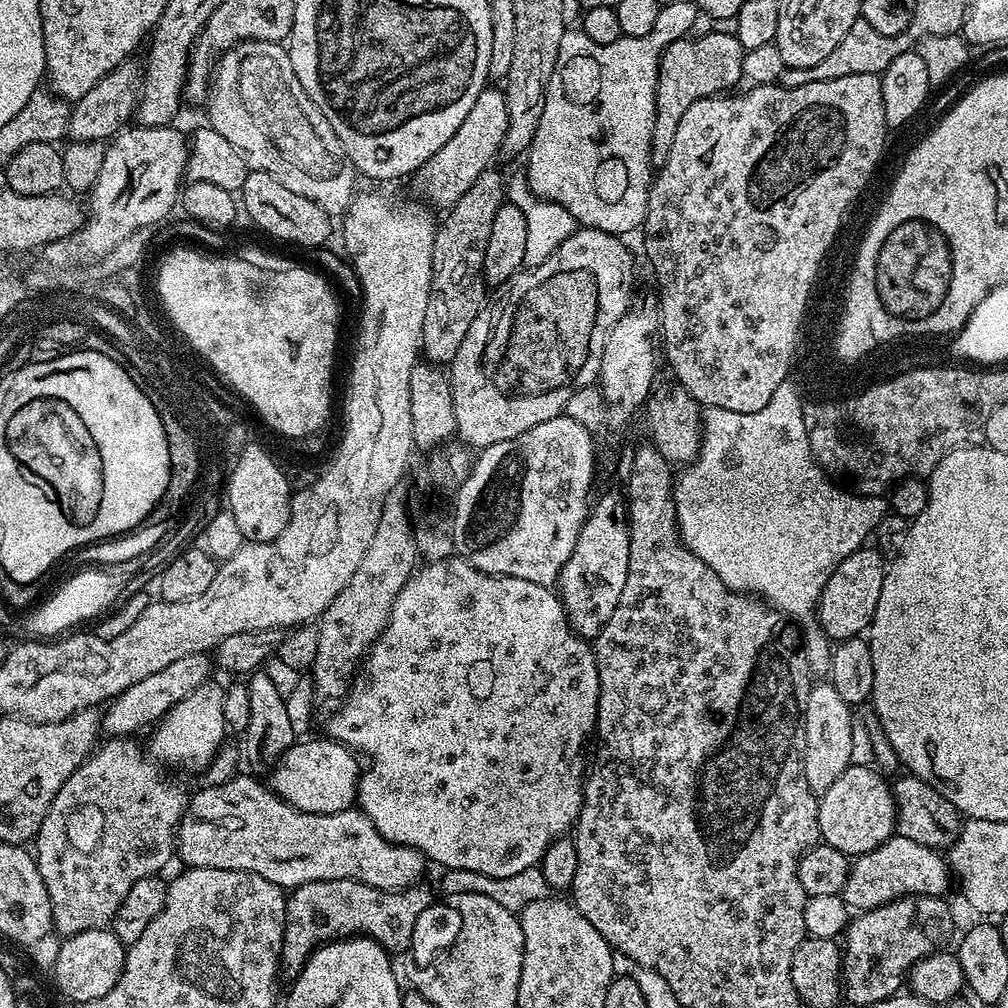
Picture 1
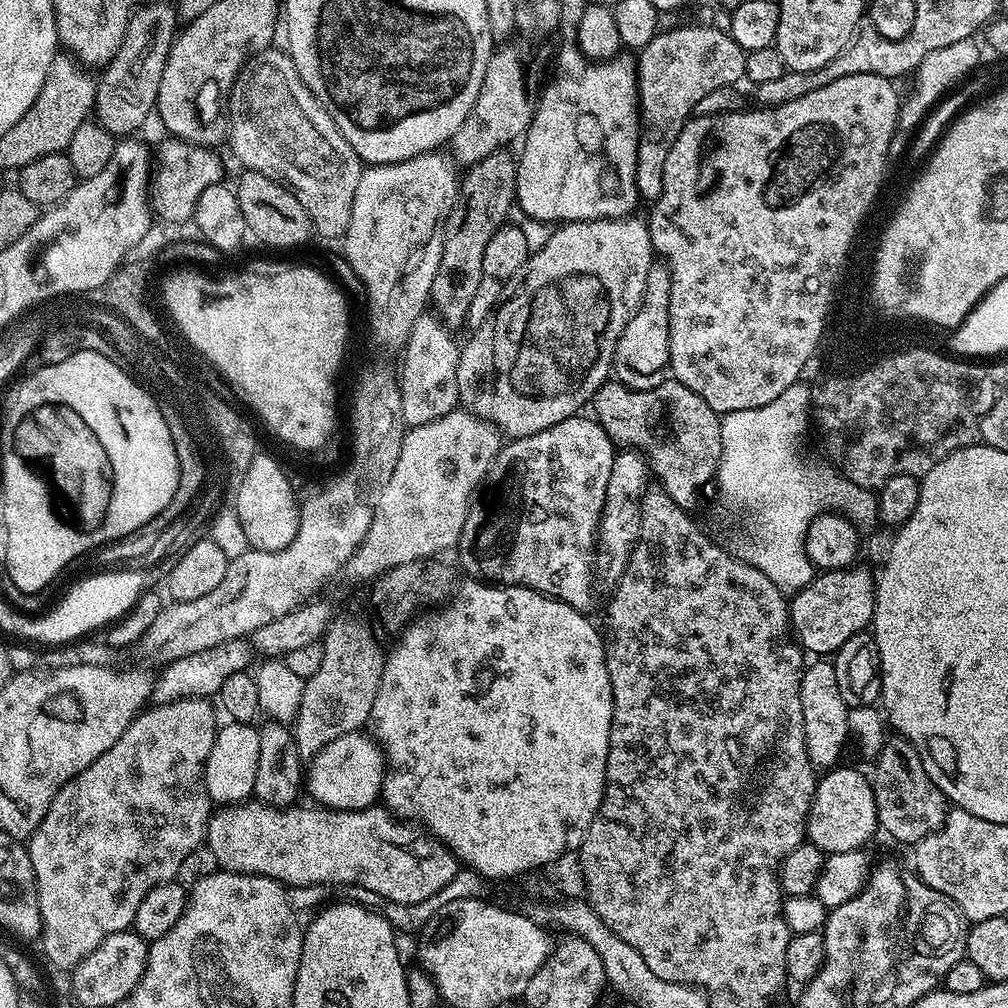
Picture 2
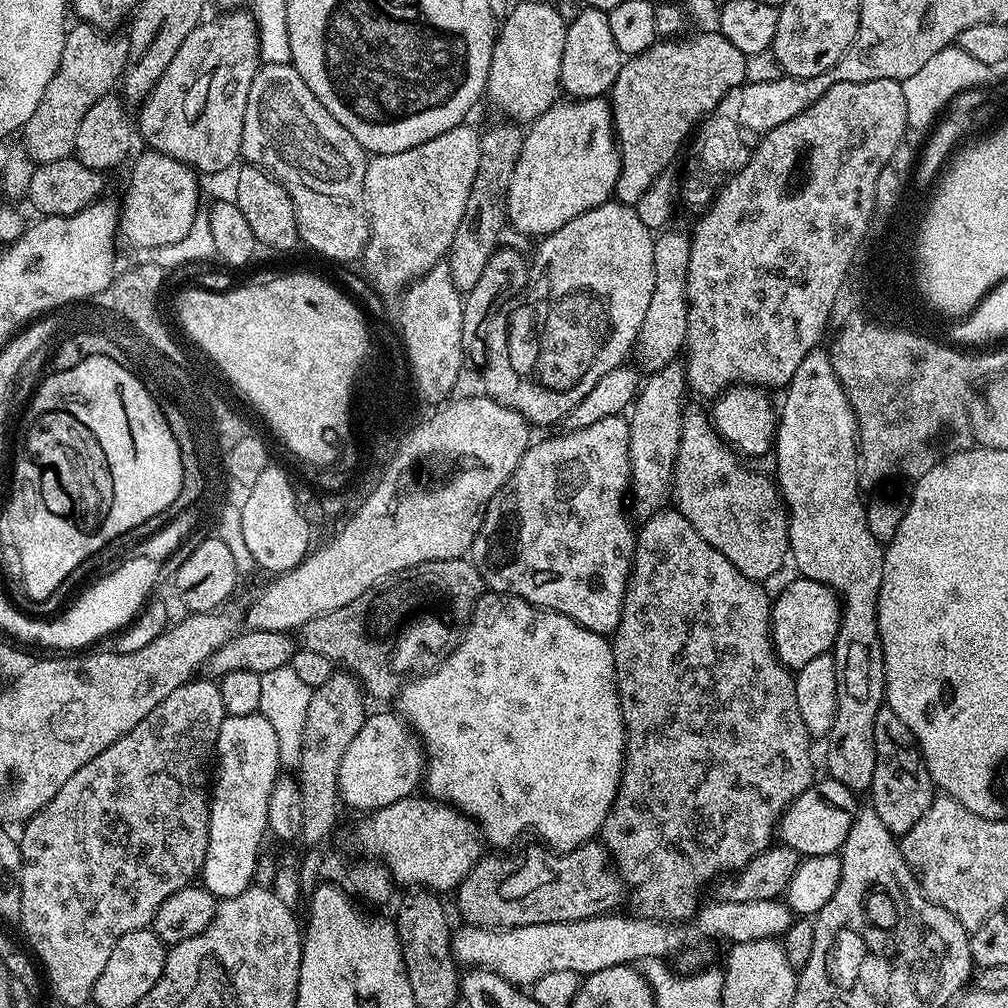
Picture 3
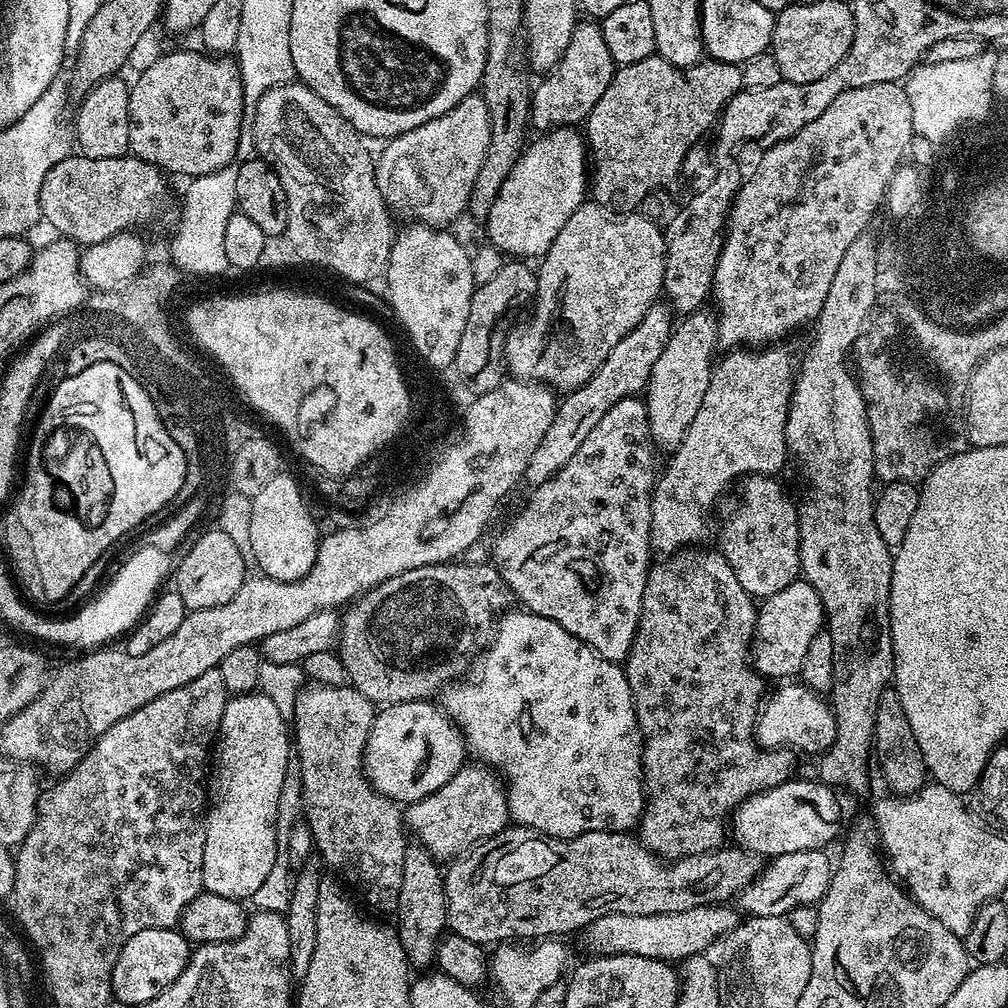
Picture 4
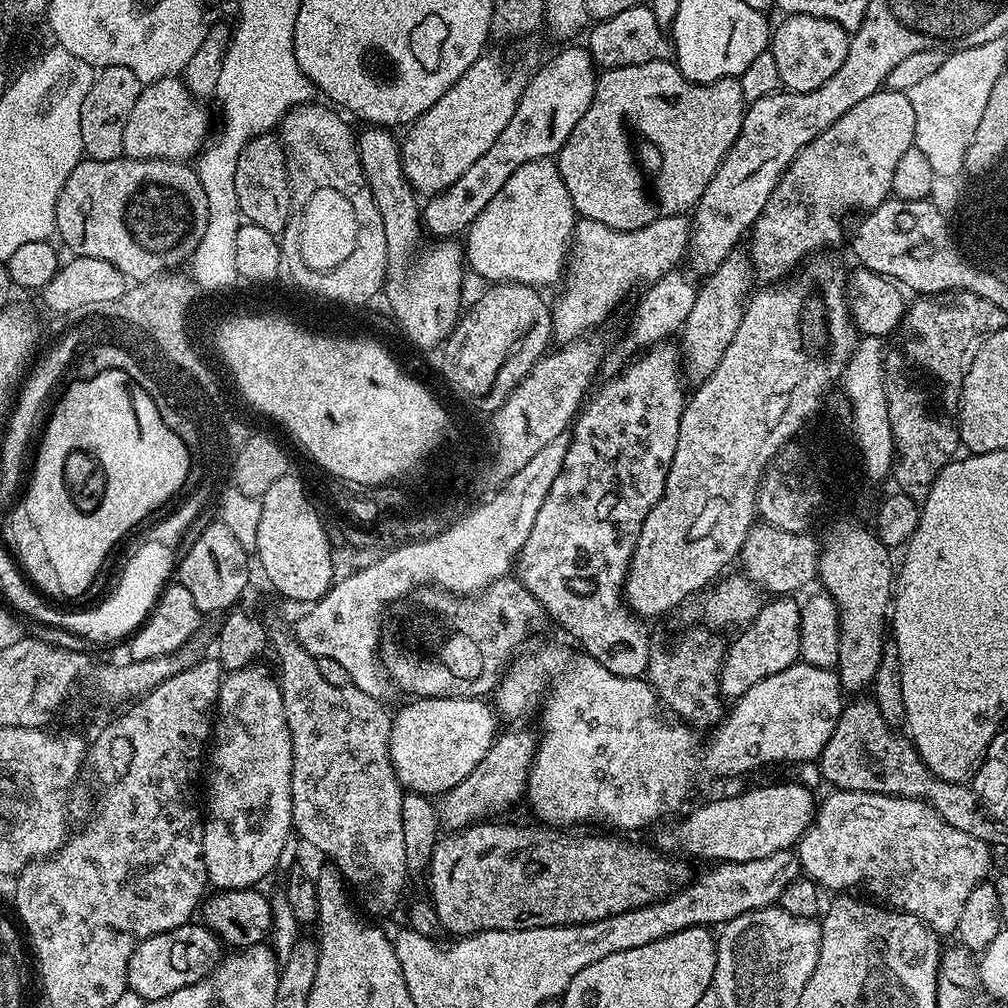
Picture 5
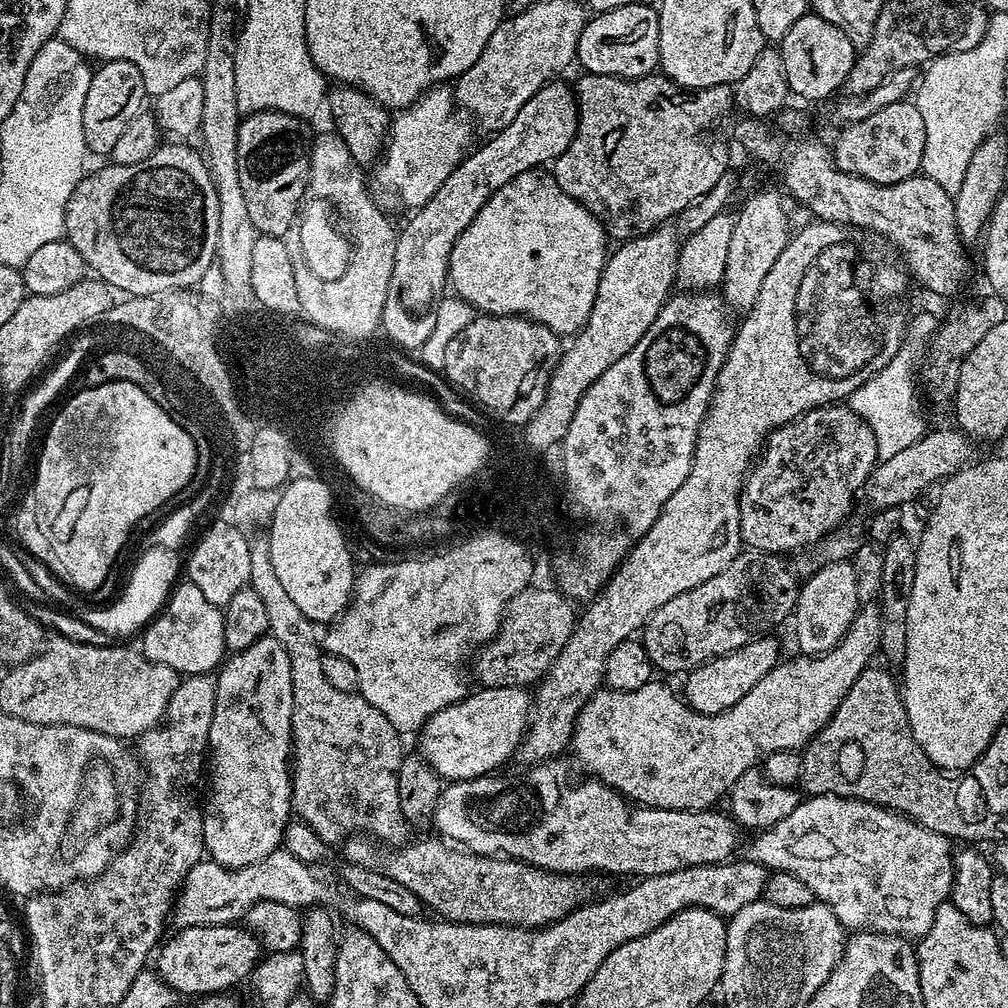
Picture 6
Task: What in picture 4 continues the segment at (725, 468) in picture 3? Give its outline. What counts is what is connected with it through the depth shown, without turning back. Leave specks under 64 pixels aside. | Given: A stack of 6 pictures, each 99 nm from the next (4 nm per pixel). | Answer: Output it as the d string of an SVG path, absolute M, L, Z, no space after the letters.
M745 476L739 481L740 501L736 509L728 516L728 521L720 528L719 551L723 552L726 562L730 562L730 570L734 570L738 582L742 582L742 590L746 590L753 598L763 598L778 594L778 590L786 590L801 575L800 570L800 521L798 508L790 497L784 493L782 485L771 476Z

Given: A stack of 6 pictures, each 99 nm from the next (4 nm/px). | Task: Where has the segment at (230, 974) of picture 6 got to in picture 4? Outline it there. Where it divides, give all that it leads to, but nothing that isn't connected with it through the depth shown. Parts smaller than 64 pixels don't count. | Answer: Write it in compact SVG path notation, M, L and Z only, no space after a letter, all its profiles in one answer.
M155 928L134 934L134 938L122 946L118 962L114 962L113 997L126 1006L142 1006L150 1002L150 998L158 998L158 994L162 994L182 970L186 970L192 950L193 945L176 928Z

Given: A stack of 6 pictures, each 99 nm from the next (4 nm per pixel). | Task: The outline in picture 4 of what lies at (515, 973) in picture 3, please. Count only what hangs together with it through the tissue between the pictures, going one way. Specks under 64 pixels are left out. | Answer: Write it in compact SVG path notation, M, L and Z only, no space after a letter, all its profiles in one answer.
M722 904L698 906L694 910L682 910L674 914L646 914L631 916L630 914L610 914L598 918L593 924L583 929L582 937L588 943L589 953L597 956L613 956L614 954L638 954L642 958L658 958L669 962L683 962L691 956L707 953L712 943L723 941L741 924L742 916L735 907Z

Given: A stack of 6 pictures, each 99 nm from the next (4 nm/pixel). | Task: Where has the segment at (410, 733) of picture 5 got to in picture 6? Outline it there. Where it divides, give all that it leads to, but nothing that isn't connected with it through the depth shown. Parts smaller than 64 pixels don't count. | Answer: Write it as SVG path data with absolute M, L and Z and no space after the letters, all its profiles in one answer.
M481 687L479 691L473 691L457 704L438 710L438 714L431 716L418 733L419 755L445 781L469 780L495 773L499 764L504 764L511 756L513 759L517 755L520 742L528 731L530 696L525 689Z

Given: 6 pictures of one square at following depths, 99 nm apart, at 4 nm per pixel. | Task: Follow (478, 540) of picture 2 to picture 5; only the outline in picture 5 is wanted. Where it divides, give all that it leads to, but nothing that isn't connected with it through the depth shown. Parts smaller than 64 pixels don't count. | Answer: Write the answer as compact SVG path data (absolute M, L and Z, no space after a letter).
M661 342L641 351L638 358L633 359L623 370L611 377L600 389L595 389L596 397L589 399L583 405L582 411L577 415L570 428L570 439L566 450L566 462L562 462L562 470L558 478L554 478L554 486L550 486L550 494L546 494L546 502L542 502L542 510L538 510L538 518L534 518L534 528L530 530L530 538L522 546L519 557L514 565L514 575L517 580L542 602L548 619L554 625L561 624L574 639L579 647L589 656L593 656L610 674L618 674L622 678L631 676L643 677L648 671L648 659L653 650L653 645L648 644L648 632L640 628L641 621L635 612L628 607L624 599L624 579L634 554L634 546L638 546L638 534L642 534L642 522L646 522L646 514L654 510L658 498L662 498L666 486L666 474L670 474L670 462L674 462L674 446L678 446L678 426L682 422L684 405L686 403L685 381L682 379L682 358L678 353L675 343Z

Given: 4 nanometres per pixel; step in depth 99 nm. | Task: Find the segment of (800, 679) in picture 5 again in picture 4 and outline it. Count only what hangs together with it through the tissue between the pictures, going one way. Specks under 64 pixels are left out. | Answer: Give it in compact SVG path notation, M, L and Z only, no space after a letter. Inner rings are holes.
M508 610L499 617L498 627L490 643L479 653L470 671L463 678L444 685L438 700L444 712L464 735L469 753L472 752L479 763L495 770L502 777L508 793L508 815L517 825L533 828L541 836L552 836L556 840L569 840L587 832L627 832L631 833L640 823L644 812L646 789L644 786L644 735L640 733L636 711L632 705L632 695L623 667L617 661L602 658L586 642L574 638L558 622L542 618L527 610ZM784 682L777 688L780 689L773 696L771 693L767 697L758 713L755 739L764 746L784 746L792 736L790 744L797 753L827 752L836 733L836 715L832 712L831 703L821 693L807 688L802 682Z

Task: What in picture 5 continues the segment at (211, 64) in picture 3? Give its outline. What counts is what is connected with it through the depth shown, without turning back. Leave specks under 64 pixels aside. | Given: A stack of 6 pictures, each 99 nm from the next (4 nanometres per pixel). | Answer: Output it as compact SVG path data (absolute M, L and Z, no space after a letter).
M167 76L153 84L143 85L138 102L134 102L134 110L130 110L130 118L126 118L126 134L122 134L124 156L129 160L191 161L205 147L209 139L208 112L200 104L203 103L194 102L194 97L184 85L183 79Z

